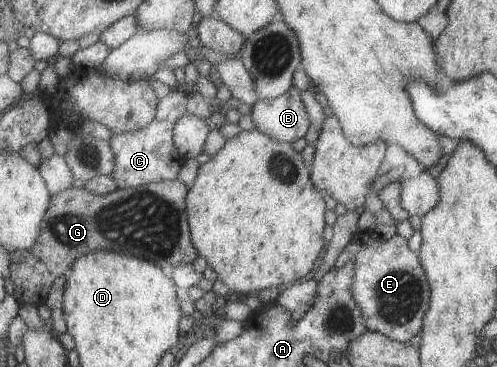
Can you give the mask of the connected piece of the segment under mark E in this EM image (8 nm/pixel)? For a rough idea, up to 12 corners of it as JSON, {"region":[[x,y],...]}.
{"region":[[364,230],[340,254],[372,332],[422,336],[431,283],[420,252]]}

